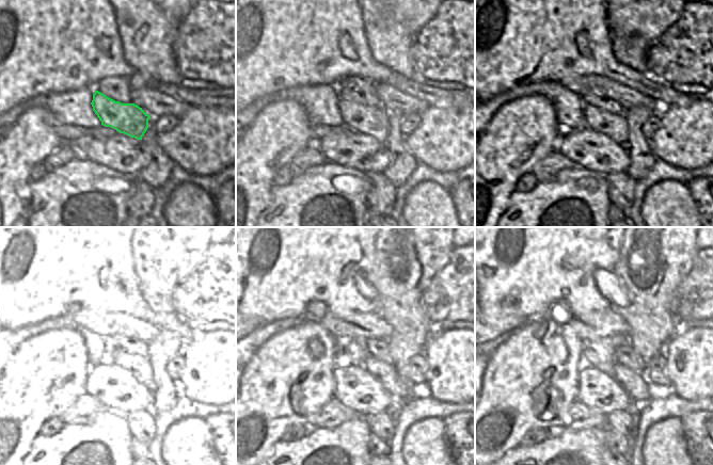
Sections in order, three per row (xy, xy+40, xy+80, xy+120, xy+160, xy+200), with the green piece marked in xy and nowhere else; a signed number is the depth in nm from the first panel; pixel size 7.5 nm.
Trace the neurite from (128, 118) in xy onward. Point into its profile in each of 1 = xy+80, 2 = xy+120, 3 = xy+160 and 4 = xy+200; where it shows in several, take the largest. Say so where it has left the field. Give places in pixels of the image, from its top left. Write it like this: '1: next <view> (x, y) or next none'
1: next xy+80 (615, 126)
2: next xy+120 (140, 368)
3: next xy+160 (386, 374)
4: next xy+200 (635, 386)

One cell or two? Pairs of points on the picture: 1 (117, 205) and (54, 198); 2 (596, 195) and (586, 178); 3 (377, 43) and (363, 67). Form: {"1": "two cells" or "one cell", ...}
{"1": "one cell", "2": "one cell", "3": "two cells"}

